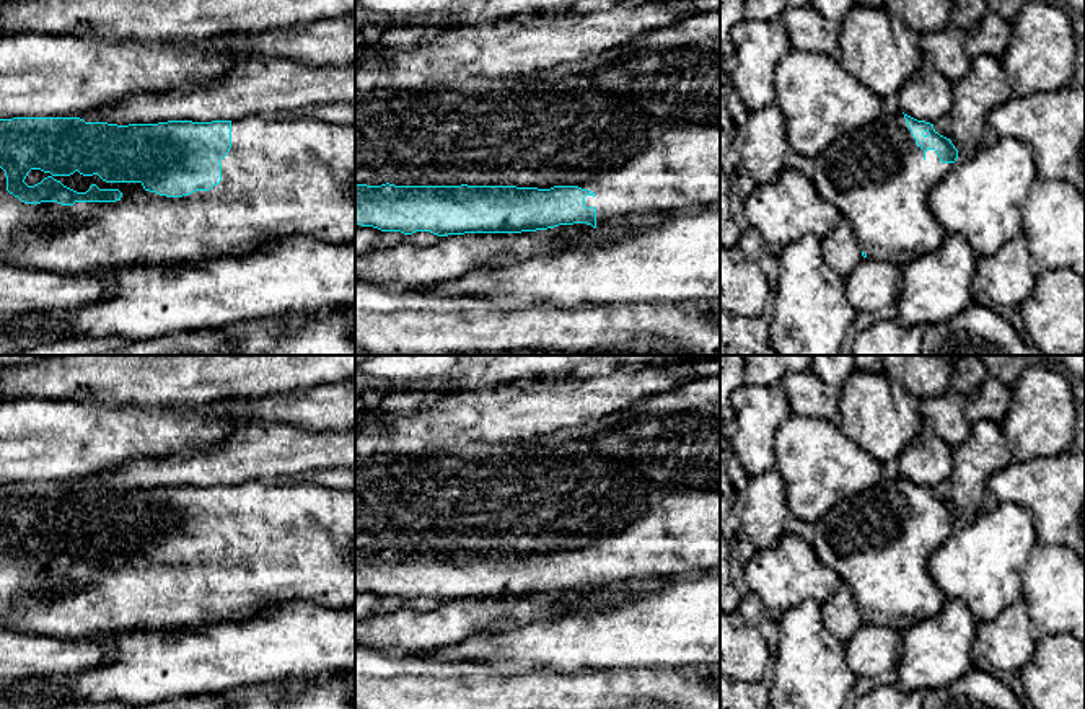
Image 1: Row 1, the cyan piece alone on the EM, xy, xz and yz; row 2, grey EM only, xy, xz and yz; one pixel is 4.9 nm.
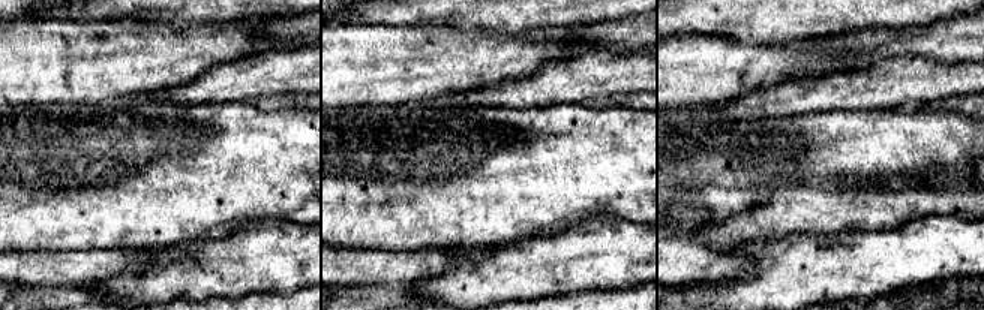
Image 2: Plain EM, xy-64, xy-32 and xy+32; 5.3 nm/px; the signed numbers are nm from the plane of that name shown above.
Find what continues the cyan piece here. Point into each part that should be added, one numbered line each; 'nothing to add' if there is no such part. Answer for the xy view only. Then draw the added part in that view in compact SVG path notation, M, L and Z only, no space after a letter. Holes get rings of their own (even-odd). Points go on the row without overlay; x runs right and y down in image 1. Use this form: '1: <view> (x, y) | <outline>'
1: xy (284, 541) | M248 481L243 484L231 486L231 513L222 528L222 546L210 556L195 556L182 562L166 562L156 557L145 556L142 548L106 548L98 539L83 541L75 536L70 541L52 541L41 535L31 535L24 544L28 551L41 548L44 543L52 541L64 551L77 556L86 557L91 549L99 554L119 554L122 562L116 567L75 567L73 570L62 570L57 567L41 567L41 569L24 569L13 559L7 556L7 541L0 533L0 626L13 631L24 631L31 634L39 634L44 637L55 639L78 639L78 637L98 637L98 636L116 636L119 632L132 629L178 629L178 628L194 628L199 624L218 623L218 621L243 621L256 616L262 610L280 605L283 601L306 600L327 608L354 608L355 606L355 491L340 491L323 487L306 482L280 482L280 484L264 484L262 481Z

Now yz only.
1: yz (875, 541) | M903 478L881 479L839 500L813 526L811 546L818 559L849 587L867 623L904 632L942 611L947 597L929 572L929 559L953 528L942 528L935 515L924 517L916 509Z

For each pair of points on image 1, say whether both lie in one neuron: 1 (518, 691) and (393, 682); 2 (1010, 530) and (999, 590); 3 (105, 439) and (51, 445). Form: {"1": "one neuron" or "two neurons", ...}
{"1": "one neuron", "2": "one neuron", "3": "one neuron"}

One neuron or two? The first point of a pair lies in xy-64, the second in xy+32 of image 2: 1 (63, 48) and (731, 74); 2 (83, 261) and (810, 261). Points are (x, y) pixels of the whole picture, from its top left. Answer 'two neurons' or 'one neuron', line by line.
1: one neuron
2: two neurons

